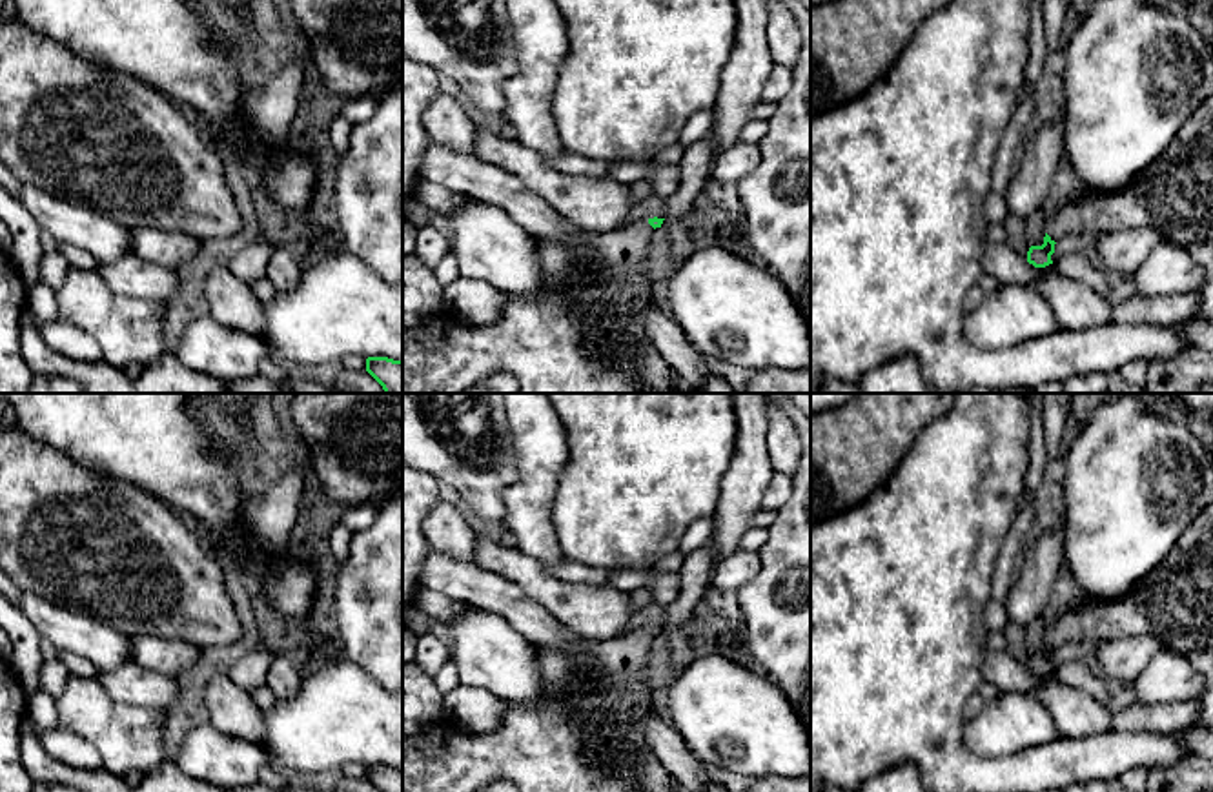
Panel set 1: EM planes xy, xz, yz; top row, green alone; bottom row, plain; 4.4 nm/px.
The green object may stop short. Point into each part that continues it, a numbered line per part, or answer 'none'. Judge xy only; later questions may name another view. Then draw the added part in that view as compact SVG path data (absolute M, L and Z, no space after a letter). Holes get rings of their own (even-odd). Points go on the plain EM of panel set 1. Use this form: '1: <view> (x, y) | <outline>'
none

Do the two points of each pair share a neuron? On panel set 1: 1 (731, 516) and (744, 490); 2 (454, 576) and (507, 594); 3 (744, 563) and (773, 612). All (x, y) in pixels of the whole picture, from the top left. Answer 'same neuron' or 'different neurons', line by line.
1: same neuron
2: same neuron
3: different neurons

